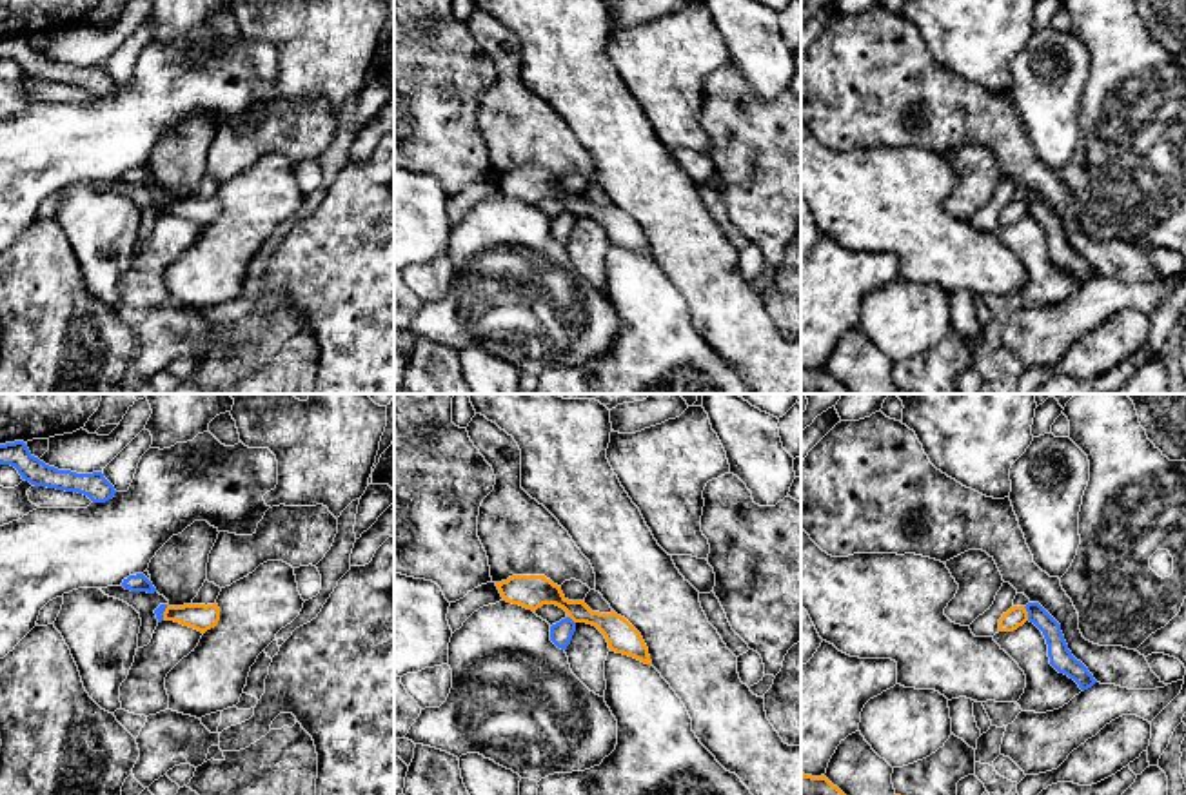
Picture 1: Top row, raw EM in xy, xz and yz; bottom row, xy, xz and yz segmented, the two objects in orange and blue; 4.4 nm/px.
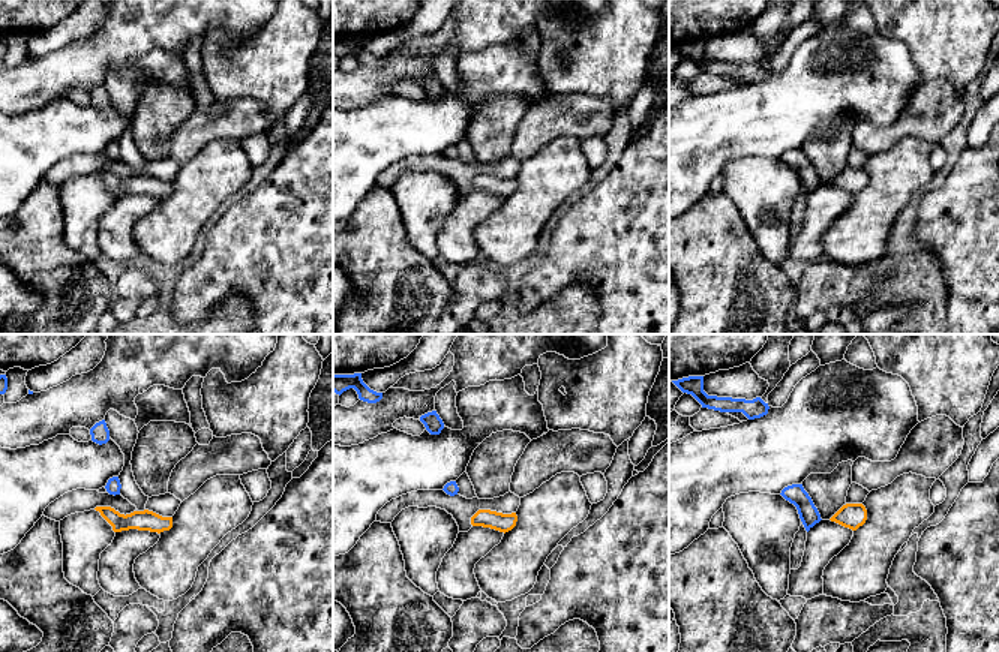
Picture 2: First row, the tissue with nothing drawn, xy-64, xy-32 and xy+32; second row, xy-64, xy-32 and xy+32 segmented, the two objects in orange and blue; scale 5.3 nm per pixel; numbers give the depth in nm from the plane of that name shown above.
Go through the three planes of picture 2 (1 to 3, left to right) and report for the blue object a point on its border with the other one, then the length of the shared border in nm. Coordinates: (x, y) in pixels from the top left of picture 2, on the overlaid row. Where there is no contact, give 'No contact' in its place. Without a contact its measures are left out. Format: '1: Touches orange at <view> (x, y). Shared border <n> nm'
1: No contact
2: No contact
3: No contact

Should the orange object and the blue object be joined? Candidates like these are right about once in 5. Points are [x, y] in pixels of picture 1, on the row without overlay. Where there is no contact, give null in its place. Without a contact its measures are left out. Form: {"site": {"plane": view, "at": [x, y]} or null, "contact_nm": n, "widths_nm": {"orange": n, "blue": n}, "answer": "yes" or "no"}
{"site": {"plane": "yz", "at": [1027, 207]}, "contact_nm": 70, "widths_nm": {"orange": 90, "blue": 100}, "answer": "no"}

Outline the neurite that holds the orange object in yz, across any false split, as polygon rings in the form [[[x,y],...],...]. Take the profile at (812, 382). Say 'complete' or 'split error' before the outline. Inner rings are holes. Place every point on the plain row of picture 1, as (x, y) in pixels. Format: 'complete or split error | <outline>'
complete | [[[801,367],[801,394],[854,394],[834,379],[825,368]]]

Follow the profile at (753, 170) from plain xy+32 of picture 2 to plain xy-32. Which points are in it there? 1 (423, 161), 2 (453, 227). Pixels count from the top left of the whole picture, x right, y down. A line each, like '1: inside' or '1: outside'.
1: outside
2: outside

